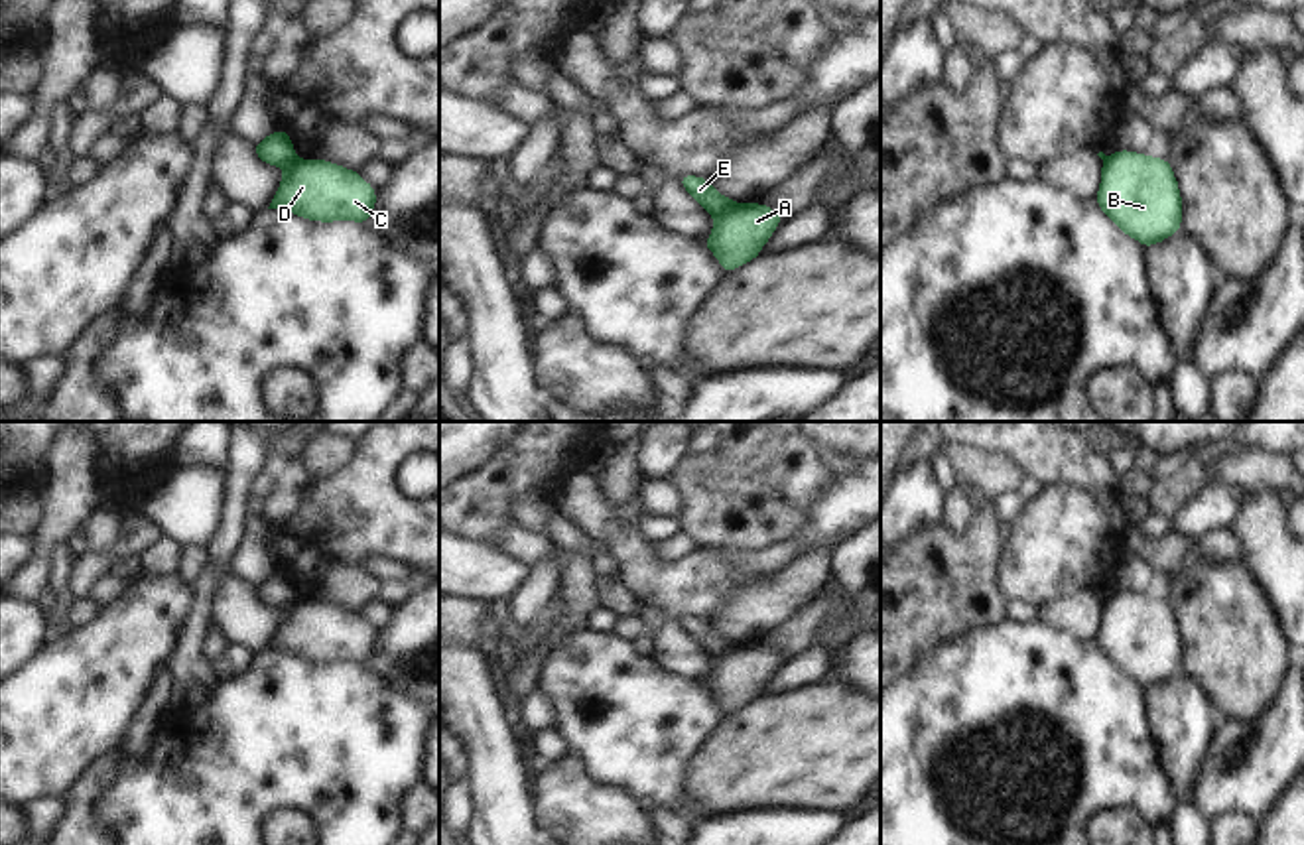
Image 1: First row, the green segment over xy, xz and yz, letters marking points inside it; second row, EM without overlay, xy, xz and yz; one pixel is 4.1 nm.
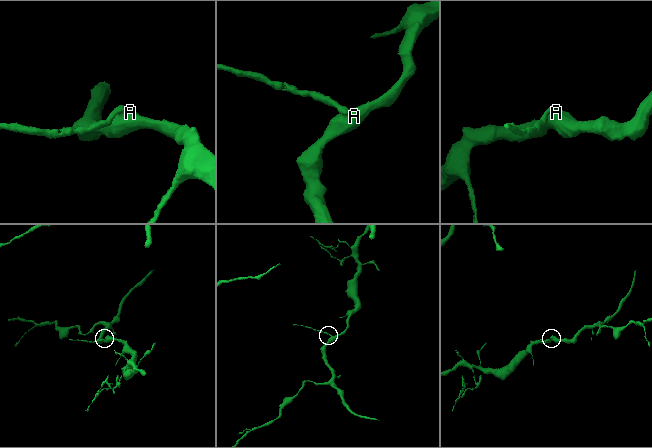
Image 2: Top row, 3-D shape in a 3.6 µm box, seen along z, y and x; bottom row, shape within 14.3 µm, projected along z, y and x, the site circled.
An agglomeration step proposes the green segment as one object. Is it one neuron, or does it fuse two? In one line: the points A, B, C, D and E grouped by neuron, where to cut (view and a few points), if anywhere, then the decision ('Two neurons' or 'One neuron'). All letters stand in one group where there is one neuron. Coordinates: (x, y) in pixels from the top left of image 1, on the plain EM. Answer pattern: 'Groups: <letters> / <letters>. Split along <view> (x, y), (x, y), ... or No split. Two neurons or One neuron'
Groups: A B C D / E. Split along xz (737, 645), (714, 656). Two neurons.

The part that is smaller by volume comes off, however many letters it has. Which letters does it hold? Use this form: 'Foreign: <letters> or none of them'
Foreign: E.

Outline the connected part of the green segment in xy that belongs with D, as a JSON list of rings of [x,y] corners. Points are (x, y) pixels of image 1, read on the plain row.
[[[295,599],[280,620],[268,650],[307,662],[355,662],[364,666],[376,648],[376,630],[357,611],[333,603]]]

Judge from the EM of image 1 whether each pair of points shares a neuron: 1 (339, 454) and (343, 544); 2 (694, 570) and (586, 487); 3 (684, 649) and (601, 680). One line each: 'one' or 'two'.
1: two
2: one
3: two

